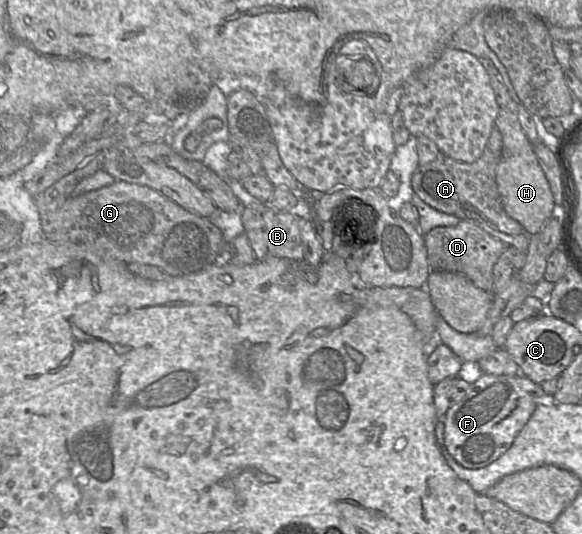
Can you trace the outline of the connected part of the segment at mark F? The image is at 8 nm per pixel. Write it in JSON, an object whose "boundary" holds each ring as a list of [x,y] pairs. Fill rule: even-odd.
{"boundary":[[[483,374],[469,385],[465,397],[450,406],[442,417],[444,448],[453,459],[467,469],[483,468],[503,453],[530,419],[537,405],[549,401],[540,384],[522,374]]]}

